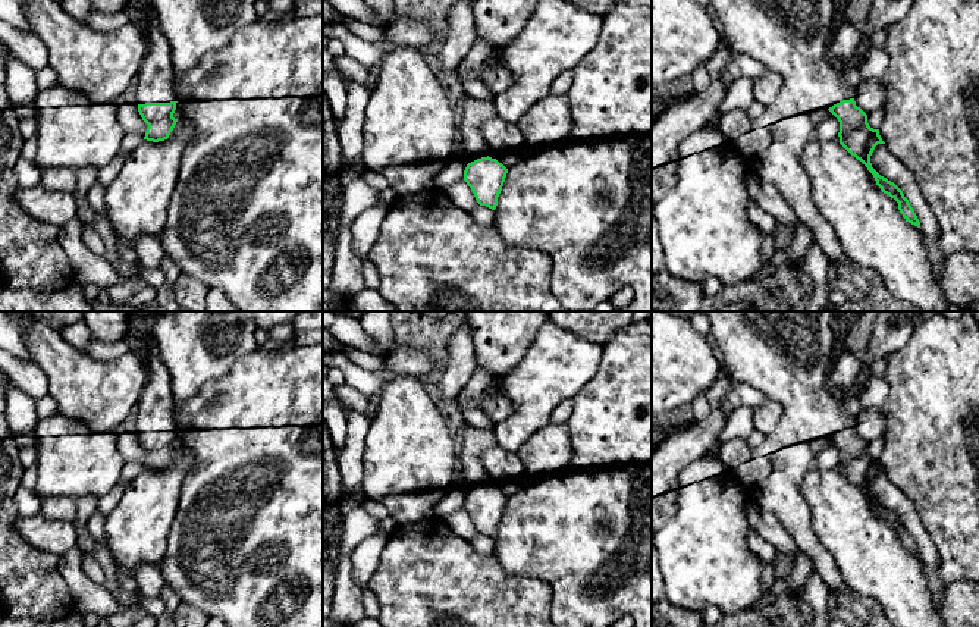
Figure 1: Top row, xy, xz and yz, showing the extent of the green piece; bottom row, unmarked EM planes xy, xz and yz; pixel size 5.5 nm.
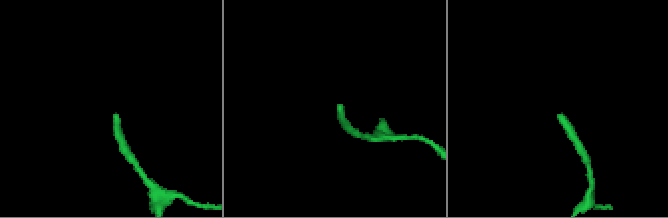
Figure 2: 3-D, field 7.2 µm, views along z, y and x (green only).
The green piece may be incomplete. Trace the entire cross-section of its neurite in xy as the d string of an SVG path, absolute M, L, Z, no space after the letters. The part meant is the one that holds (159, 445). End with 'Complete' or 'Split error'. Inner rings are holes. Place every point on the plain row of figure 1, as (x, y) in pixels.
M134 311L134 345L142 352L147 366L147 382L137 402L134 432L148 454L144 468L159 471L169 467L178 448L173 446L178 427L175 424L170 374L163 364L157 342L141 311Z. Split error

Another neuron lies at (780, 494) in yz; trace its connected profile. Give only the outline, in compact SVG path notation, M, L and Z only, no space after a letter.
M809 442L787 445L769 455L772 470L757 488L760 508L774 514L797 548L810 555L831 593L851 590L844 583L832 557L812 532L812 512L801 495L801 482L815 455Z

